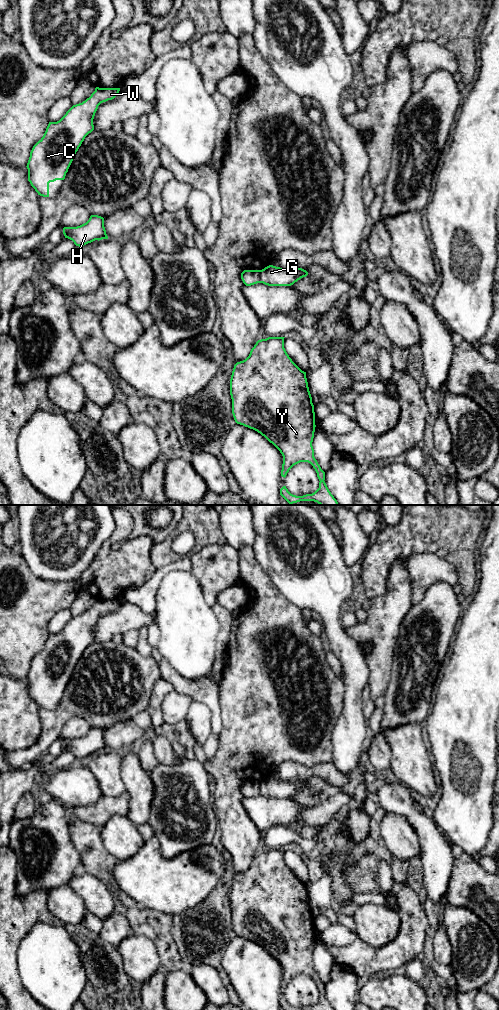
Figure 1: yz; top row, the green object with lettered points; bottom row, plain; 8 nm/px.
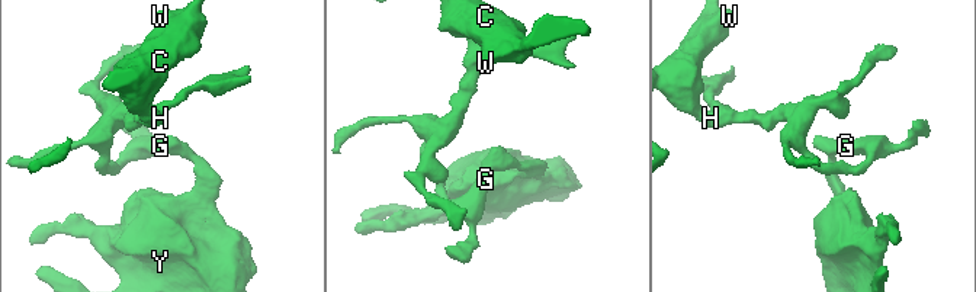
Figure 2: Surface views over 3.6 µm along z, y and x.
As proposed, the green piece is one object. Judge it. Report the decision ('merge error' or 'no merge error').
merge error

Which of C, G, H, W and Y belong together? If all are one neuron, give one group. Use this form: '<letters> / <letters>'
C G H W / Y

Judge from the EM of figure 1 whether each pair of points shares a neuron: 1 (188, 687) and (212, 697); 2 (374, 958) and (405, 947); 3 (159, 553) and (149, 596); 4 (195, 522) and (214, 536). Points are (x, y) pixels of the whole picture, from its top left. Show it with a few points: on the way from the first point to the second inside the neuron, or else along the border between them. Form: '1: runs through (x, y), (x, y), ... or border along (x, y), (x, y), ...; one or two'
1: runs through (194, 688), (206, 691); one
2: runs through (382, 958), (388, 958), (397, 953); one
3: border along (179, 559), (156, 570); two
4: runs through (200, 522), (209, 531); one

